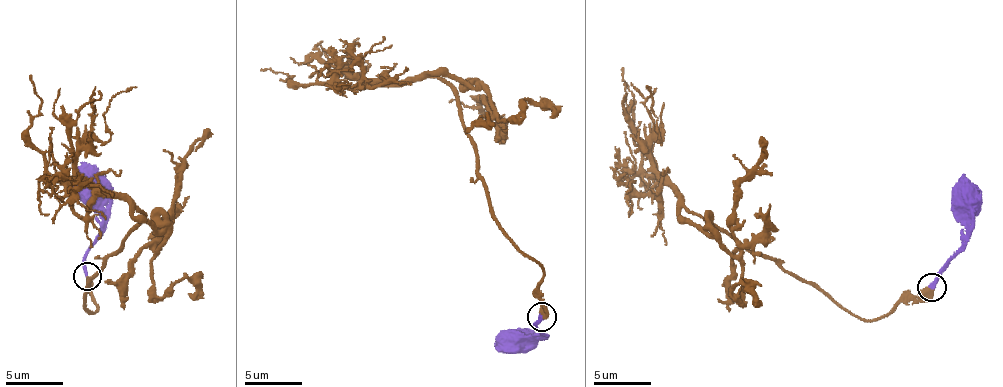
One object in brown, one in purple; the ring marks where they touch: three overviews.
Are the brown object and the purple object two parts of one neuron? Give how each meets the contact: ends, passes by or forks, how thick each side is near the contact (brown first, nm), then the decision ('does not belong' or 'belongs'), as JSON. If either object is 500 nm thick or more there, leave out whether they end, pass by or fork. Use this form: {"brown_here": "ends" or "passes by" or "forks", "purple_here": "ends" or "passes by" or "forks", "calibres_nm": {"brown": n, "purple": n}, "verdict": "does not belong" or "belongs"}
{"brown_here": "ends", "purple_here": "ends", "calibres_nm": {"brown": 300, "purple": 240}, "verdict": "belongs"}

